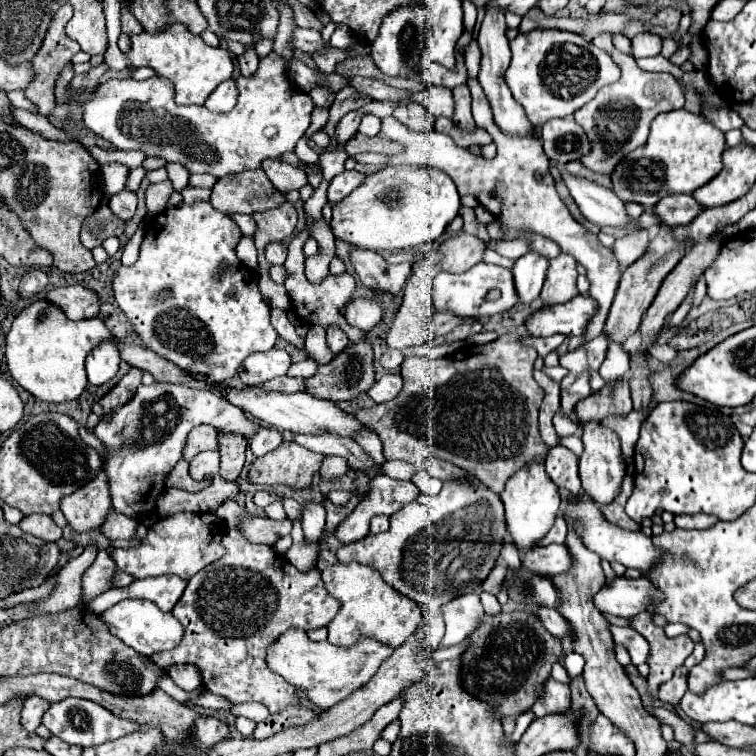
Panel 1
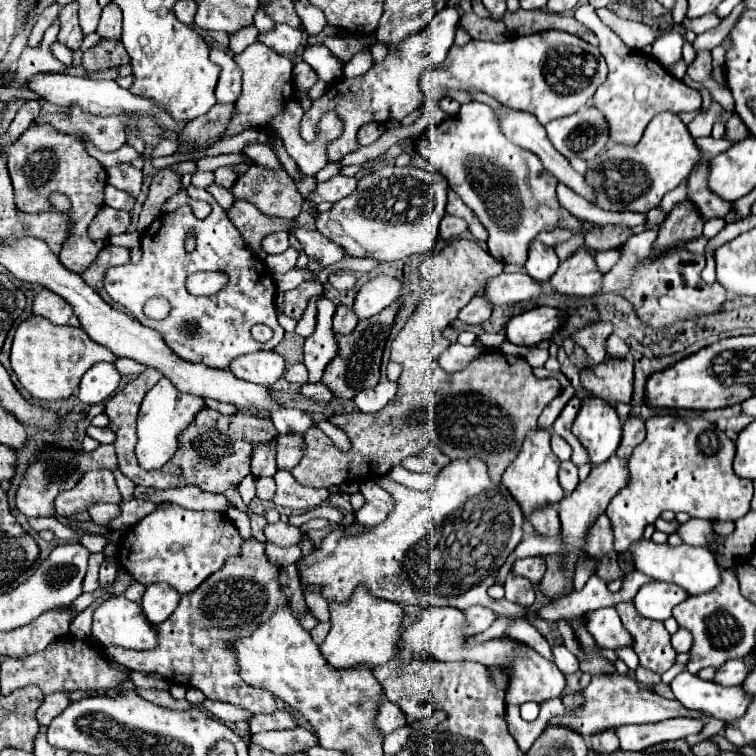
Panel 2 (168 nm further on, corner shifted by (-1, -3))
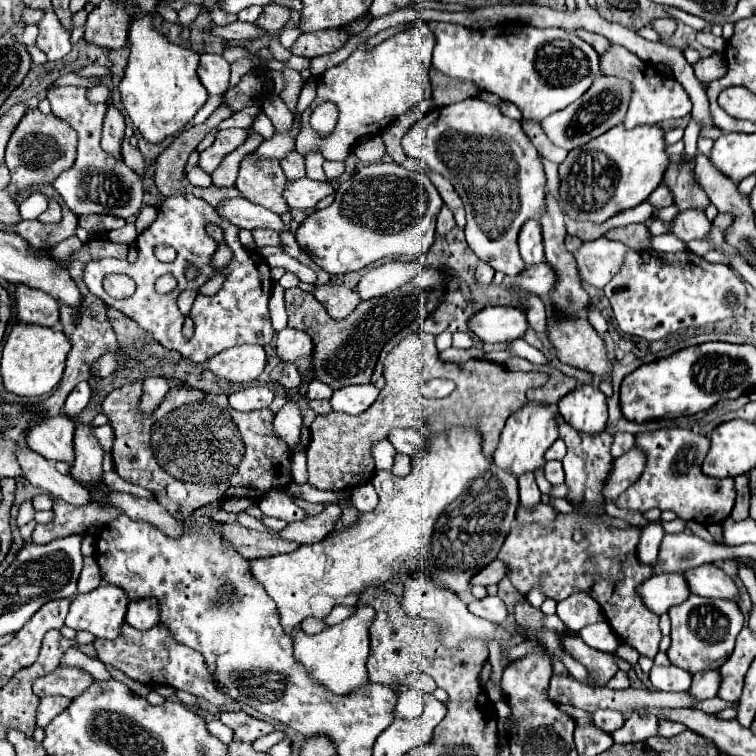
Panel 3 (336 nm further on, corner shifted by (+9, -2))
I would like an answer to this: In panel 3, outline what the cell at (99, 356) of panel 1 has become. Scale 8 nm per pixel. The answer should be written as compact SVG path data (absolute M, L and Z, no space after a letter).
M87 382L77 384L77 386L71 390L71 394L67 396L65 406L63 406L63 412L65 412L67 416L77 416L77 414L87 406L89 398L91 398L91 386L89 386Z

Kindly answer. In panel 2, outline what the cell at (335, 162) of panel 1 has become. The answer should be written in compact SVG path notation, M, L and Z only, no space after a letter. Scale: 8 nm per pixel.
M445 7L439 11L427 27L423 27L419 33L407 37L403 43L397 45L393 53L389 53L379 65L375 65L371 71L367 71L361 77L345 79L341 77L339 81L331 83L327 91L313 101L313 107L303 115L301 119L301 137L305 141L315 141L315 127L319 117L333 109L337 115L343 119L343 135L329 145L329 161L341 161L347 153L353 153L357 145L357 131L365 123L387 123L387 121L401 121L405 115L415 111L425 103L423 91L419 87L421 75L435 63L443 61L447 57L447 51L453 45L455 37L455 27L459 23L459 15L453 7Z

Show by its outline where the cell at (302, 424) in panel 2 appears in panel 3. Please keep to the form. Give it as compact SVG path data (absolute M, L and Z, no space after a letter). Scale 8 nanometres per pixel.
M249 386L241 392L233 392L229 396L229 402L233 408L241 410L241 412L255 412L255 410L263 410L269 408L273 402L271 390L263 388L263 386Z

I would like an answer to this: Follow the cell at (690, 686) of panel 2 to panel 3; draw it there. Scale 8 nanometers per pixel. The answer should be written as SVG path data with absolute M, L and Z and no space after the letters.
M653 666L649 680L655 690L667 692L687 692L691 688L691 674L677 666Z

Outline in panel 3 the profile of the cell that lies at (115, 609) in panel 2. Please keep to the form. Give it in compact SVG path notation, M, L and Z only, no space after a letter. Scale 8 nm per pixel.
M101 584L89 594L75 596L65 624L73 630L87 630L97 638L115 640L121 634L128 604L121 588Z

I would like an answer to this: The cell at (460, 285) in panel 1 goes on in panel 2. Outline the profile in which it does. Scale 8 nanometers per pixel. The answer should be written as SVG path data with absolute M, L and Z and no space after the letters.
M525 271L519 273L501 273L487 281L483 295L493 305L521 303L527 299L537 299L541 295L541 285L531 281Z

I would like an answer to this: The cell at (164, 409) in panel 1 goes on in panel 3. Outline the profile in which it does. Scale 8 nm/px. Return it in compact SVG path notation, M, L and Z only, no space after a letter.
M161 376L147 378L143 382L143 396L139 400L139 412L145 416L151 416L161 406L161 402L165 400L169 388L171 388L171 384Z

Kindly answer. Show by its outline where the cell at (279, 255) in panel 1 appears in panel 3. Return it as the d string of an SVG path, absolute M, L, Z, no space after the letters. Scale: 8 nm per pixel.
M253 230L253 238L257 248L261 246L281 246L279 242L279 234L273 230Z

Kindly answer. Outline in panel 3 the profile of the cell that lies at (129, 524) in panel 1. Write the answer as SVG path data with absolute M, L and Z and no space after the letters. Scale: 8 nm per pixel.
M17 446L15 454L23 476L27 476L31 484L45 488L55 498L61 498L73 506L85 506L91 502L91 494L81 484L77 484L69 474L59 474L55 466L49 464L49 460L45 460L31 448Z

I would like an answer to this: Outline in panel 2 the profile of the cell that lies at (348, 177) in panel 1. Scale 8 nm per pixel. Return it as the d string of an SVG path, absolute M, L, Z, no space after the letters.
M335 175L333 179L325 181L325 183L317 183L315 191L309 195L309 199L319 205L323 201L329 203L337 203L339 199L351 195L357 187L357 179L355 177L345 177L345 175Z

